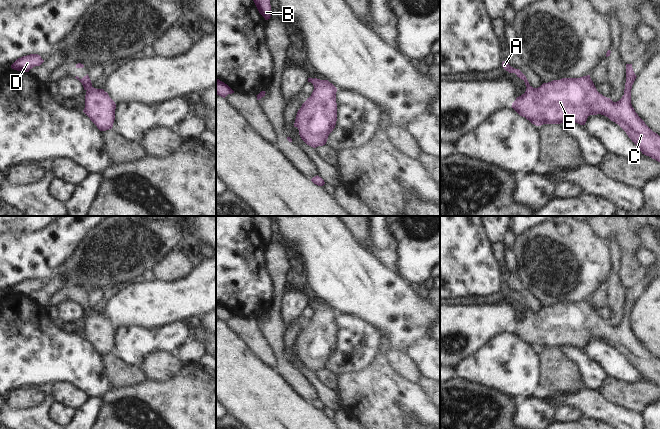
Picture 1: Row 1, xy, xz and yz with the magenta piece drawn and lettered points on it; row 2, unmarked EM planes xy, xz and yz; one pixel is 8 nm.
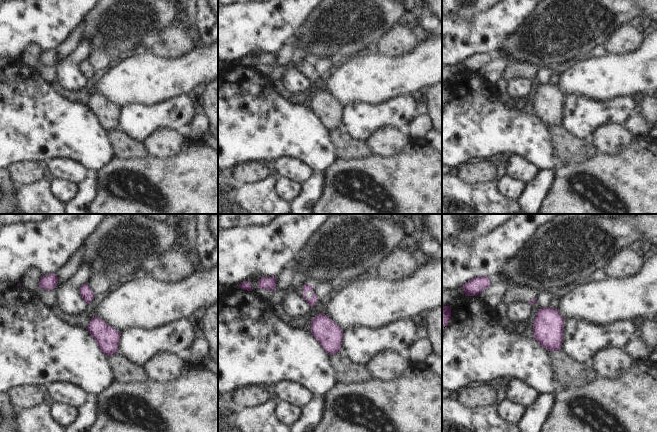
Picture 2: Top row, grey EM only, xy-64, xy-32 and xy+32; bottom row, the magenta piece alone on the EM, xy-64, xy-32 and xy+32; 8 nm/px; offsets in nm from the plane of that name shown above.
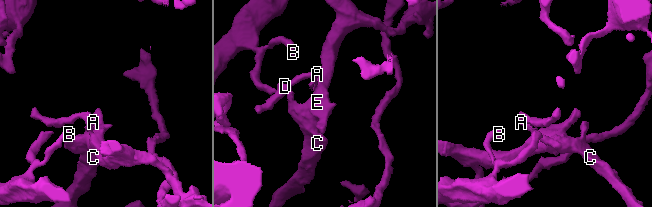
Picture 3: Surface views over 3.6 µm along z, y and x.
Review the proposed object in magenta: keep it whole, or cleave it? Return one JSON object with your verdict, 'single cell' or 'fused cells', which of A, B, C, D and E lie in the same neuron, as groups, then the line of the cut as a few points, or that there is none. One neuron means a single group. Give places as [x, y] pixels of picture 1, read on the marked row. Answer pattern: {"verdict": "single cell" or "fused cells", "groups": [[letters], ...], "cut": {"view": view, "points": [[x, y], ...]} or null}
{"verdict": "single cell", "groups": [["A", "B", "C", "D", "E"]], "cut": null}

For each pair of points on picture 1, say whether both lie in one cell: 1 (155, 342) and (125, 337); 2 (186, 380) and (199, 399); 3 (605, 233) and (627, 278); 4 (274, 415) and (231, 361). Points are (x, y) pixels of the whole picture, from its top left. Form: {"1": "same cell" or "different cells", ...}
{"1": "same cell", "2": "same cell", "3": "same cell", "4": "same cell"}

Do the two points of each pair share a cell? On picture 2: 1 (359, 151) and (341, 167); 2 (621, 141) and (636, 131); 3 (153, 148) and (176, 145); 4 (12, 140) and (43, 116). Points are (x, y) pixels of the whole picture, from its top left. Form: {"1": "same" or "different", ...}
{"1": "different", "2": "different", "3": "same", "4": "same"}

